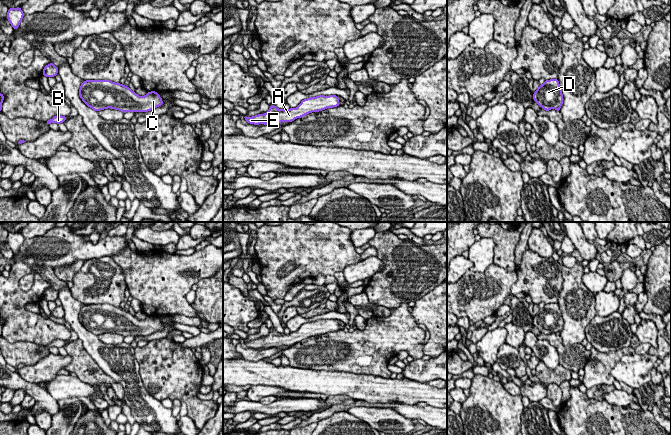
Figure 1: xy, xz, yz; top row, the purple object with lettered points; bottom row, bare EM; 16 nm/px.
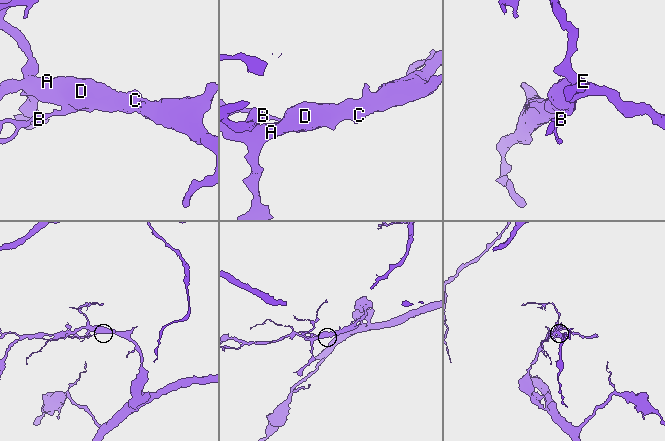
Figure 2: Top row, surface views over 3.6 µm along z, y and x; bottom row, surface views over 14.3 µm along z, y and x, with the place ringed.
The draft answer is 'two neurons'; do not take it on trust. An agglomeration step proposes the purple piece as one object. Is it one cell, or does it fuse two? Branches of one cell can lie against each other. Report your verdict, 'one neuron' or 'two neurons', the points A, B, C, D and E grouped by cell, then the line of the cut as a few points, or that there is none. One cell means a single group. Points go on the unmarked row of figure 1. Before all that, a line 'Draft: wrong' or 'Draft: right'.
Draft: wrong
one neuron | A B C D E | no cut

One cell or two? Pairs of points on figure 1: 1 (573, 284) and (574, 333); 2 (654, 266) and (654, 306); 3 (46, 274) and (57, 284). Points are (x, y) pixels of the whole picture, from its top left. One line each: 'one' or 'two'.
1: one
2: one
3: one

